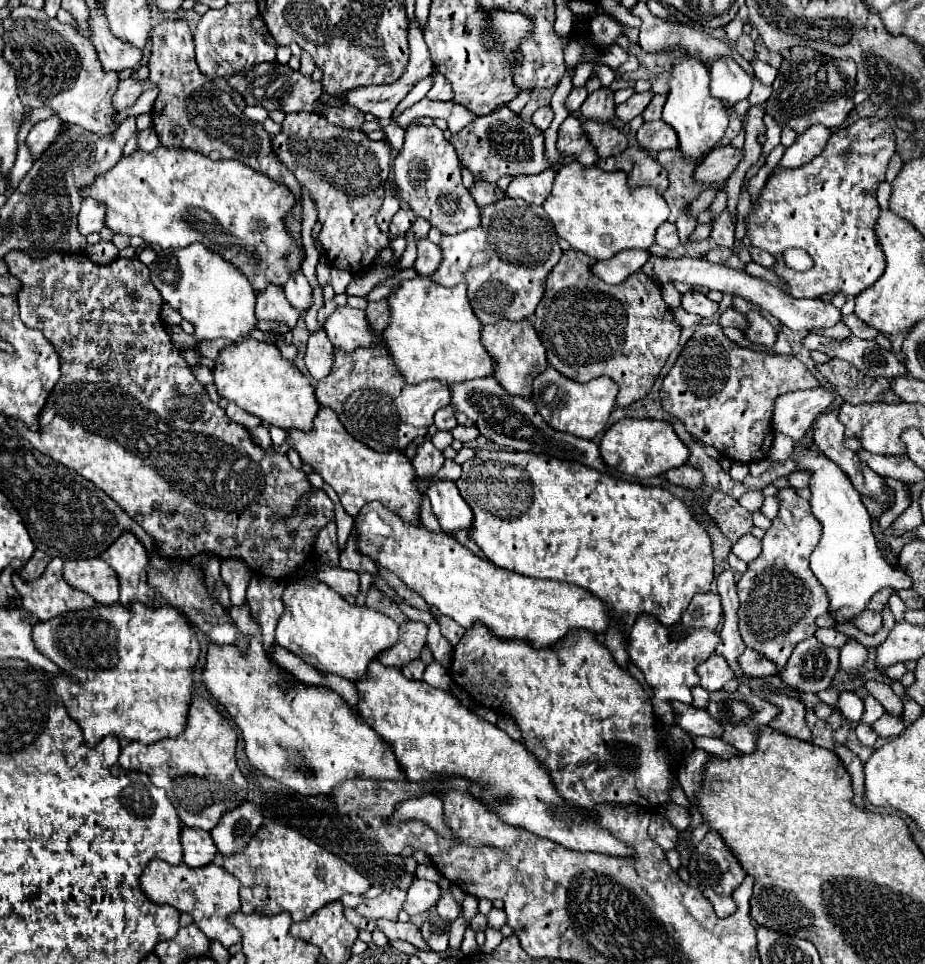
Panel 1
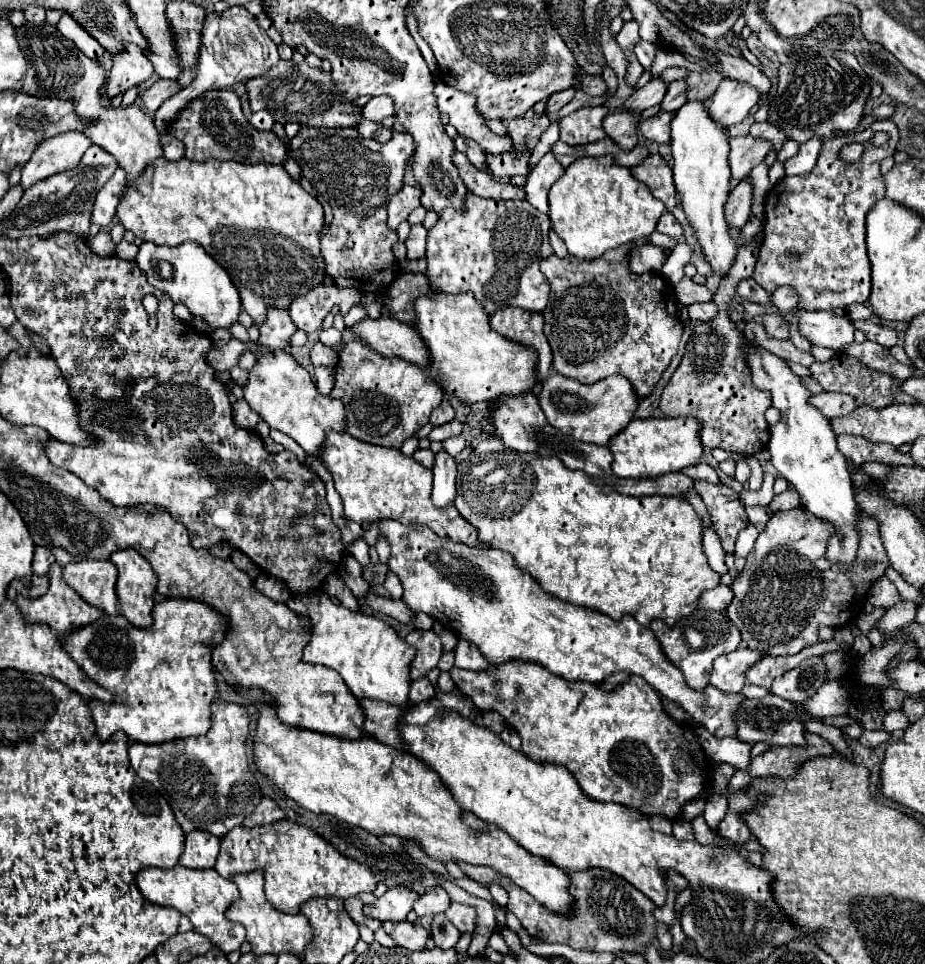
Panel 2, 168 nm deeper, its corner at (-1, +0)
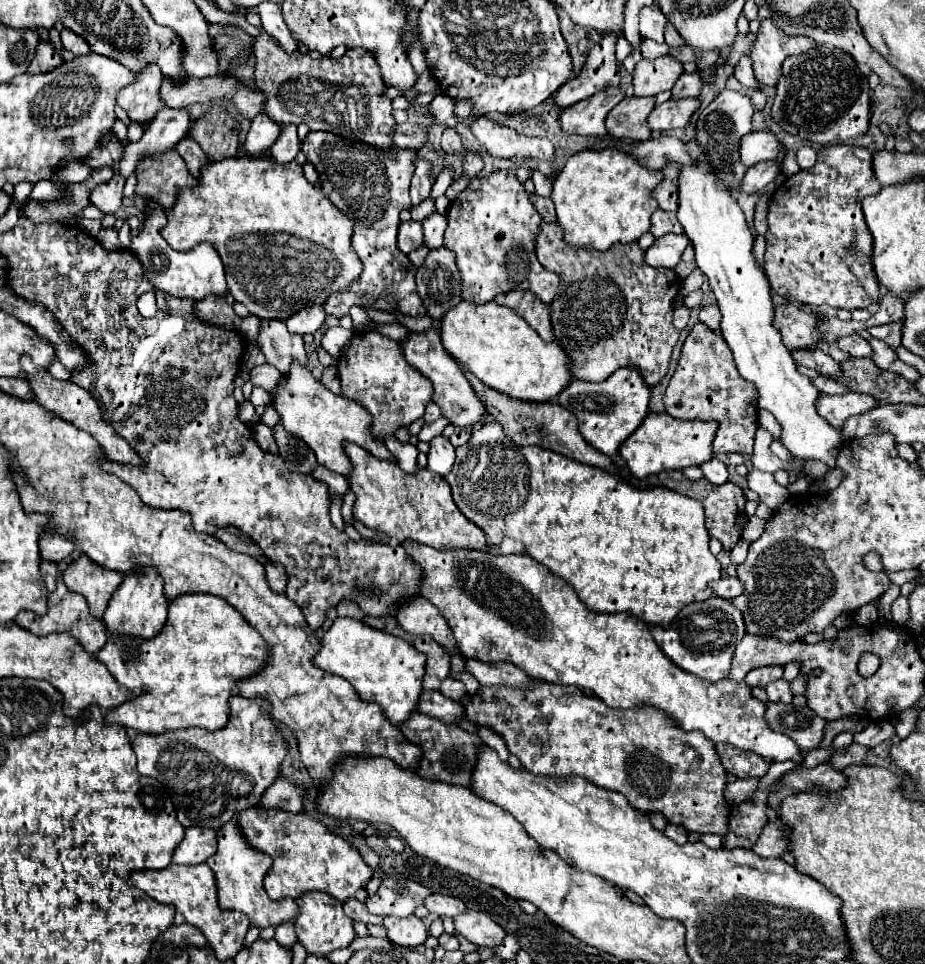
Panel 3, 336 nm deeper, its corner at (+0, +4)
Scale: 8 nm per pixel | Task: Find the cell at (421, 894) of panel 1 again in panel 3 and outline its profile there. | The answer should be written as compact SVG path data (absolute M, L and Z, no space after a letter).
M432 893L424 899L424 907L430 911L430 913L436 913L436 915L448 915L448 917L454 917L462 911L466 911L466 905L458 899L458 897L452 897L452 895L442 895L442 893Z

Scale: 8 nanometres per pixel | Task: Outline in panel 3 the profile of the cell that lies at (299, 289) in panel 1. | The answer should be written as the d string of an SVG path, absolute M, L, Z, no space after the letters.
M310 305L310 307L304 307L302 311L290 315L286 319L286 325L288 325L290 333L298 333L298 335L314 333L324 325L324 317L326 317L326 313L324 313L322 305Z

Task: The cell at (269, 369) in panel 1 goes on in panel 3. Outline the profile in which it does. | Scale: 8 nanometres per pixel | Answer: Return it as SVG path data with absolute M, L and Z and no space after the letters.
M298 361L290 365L290 375L282 377L284 383L276 385L270 395L272 395L272 407L276 409L280 423L288 433L294 437L302 439L314 453L320 465L328 467L330 471L348 475L350 473L350 461L344 453L344 441L354 441L360 447L368 449L372 455L380 459L392 459L390 451L384 447L384 443L378 443L370 431L370 415L366 415L366 409L358 407L352 399L340 397L332 391L328 391L320 381L316 381L306 367L302 367Z

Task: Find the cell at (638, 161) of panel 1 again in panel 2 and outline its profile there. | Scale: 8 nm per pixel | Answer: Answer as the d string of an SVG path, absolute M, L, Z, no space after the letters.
M651 155L641 165L633 167L631 171L633 171L633 177L637 177L641 183L645 183L649 187L651 195L657 197L659 201L663 201L663 205L667 209L673 209L675 205L679 205L677 193L673 187L673 179L671 179L671 167L663 157Z

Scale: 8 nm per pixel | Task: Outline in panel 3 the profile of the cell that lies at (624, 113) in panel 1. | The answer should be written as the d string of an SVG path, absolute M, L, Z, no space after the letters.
M670 55L658 57L654 61L642 59L634 71L634 95L654 97L662 91L670 91L680 75L682 63Z

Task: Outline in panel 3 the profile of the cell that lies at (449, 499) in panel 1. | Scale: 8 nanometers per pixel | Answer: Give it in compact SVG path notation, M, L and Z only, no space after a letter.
M442 435L434 437L428 451L428 469L440 477L446 477L454 465L454 459L456 459L456 451L452 443Z

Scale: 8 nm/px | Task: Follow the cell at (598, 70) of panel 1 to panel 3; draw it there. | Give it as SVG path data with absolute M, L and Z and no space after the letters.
M620 37L618 43L616 43L616 59L618 59L618 63L622 63L632 53L632 49L634 47L626 41L626 37Z

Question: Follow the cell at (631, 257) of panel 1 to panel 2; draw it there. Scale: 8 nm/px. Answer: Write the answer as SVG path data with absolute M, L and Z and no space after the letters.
M643 245L635 251L631 251L629 255L629 263L631 263L631 271L635 273L649 273L649 271L661 271L661 267L665 265L667 257L669 257L669 247L657 247L657 245Z

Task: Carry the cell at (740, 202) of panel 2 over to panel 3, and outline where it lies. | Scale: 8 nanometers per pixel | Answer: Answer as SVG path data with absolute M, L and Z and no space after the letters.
M774 161L758 163L758 165L754 165L754 167L750 167L746 171L746 175L742 179L742 185L740 185L740 191L748 193L748 195L754 195L762 187L766 187L768 183L772 183L778 173L780 173L780 167Z

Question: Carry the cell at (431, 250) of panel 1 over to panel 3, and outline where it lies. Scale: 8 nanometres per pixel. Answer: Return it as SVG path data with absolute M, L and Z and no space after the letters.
M408 221L408 223L400 223L398 229L398 247L402 253L410 253L416 251L418 247L422 247L424 239L422 239L422 225L418 221Z

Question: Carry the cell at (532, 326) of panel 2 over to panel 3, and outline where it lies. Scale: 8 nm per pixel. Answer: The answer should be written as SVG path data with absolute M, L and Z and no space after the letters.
M510 291L496 297L500 305L514 309L544 341L554 341L554 333L550 327L548 305L544 305L534 293L528 291Z

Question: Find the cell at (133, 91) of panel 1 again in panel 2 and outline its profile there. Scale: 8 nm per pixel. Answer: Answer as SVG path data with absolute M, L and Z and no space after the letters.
M159 79L153 83L153 87L141 97L143 105L147 107L149 113L155 113L171 95L179 93L179 89L183 89L177 81L167 81L167 79Z

